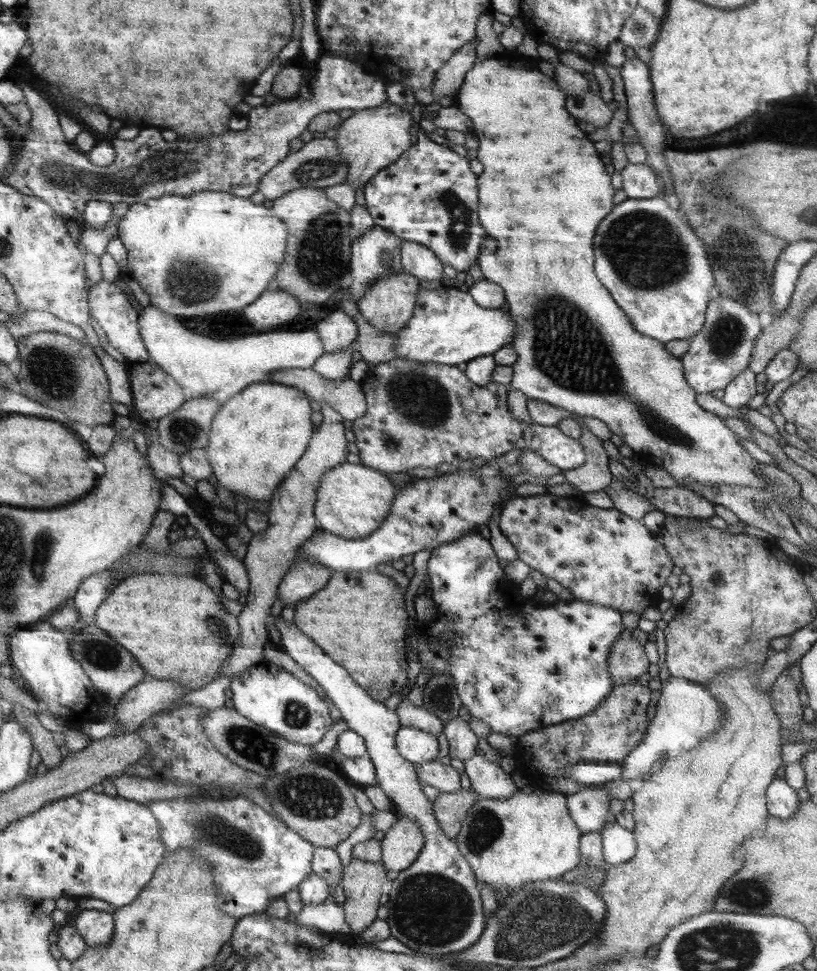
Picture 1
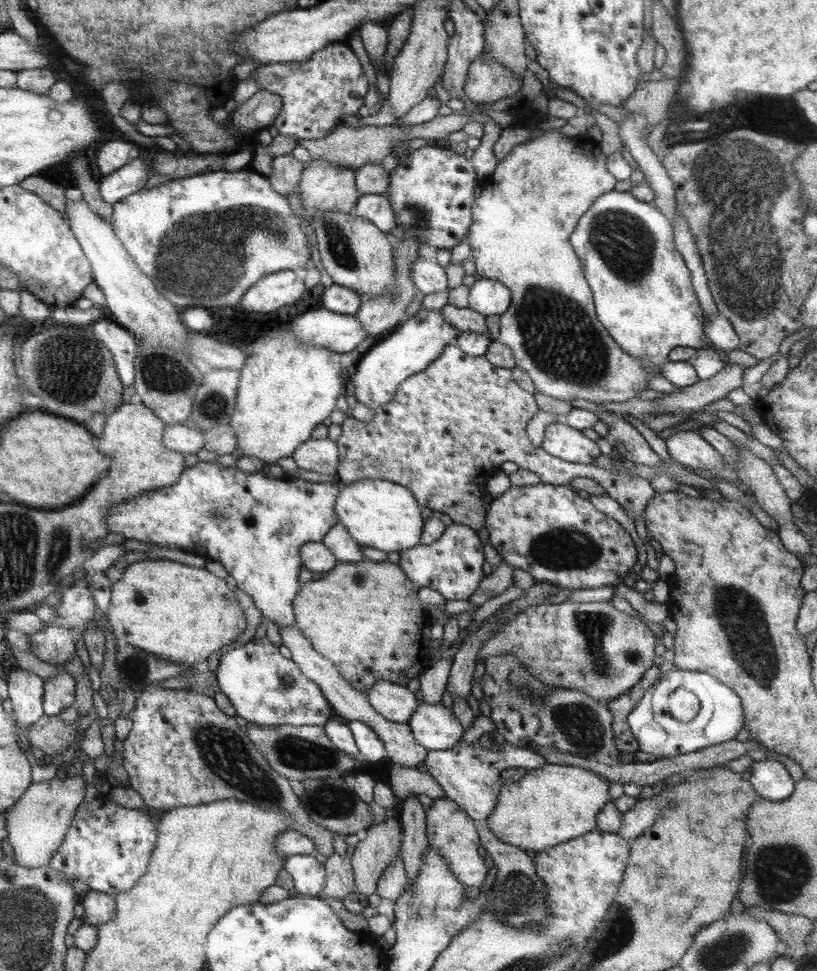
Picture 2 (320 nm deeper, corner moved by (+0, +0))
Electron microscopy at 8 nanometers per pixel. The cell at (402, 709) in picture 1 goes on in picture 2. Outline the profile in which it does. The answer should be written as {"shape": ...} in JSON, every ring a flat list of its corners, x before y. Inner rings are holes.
{"shape":[[380,681,364,693,378,714,395,723,408,723,420,704,415,692,390,681]]}

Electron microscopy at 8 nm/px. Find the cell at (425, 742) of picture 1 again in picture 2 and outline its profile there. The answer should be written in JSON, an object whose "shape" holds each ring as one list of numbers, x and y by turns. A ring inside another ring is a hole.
{"shape":[[422,703,408,719,416,742,427,750,448,750,462,739,464,729,453,710,443,703]]}

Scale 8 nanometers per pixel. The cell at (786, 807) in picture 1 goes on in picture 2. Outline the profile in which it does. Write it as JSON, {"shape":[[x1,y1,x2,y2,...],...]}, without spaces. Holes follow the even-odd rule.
{"shape":[[754,761,750,771,750,785,761,799,780,802,790,798,795,790,795,781,779,761]]}

